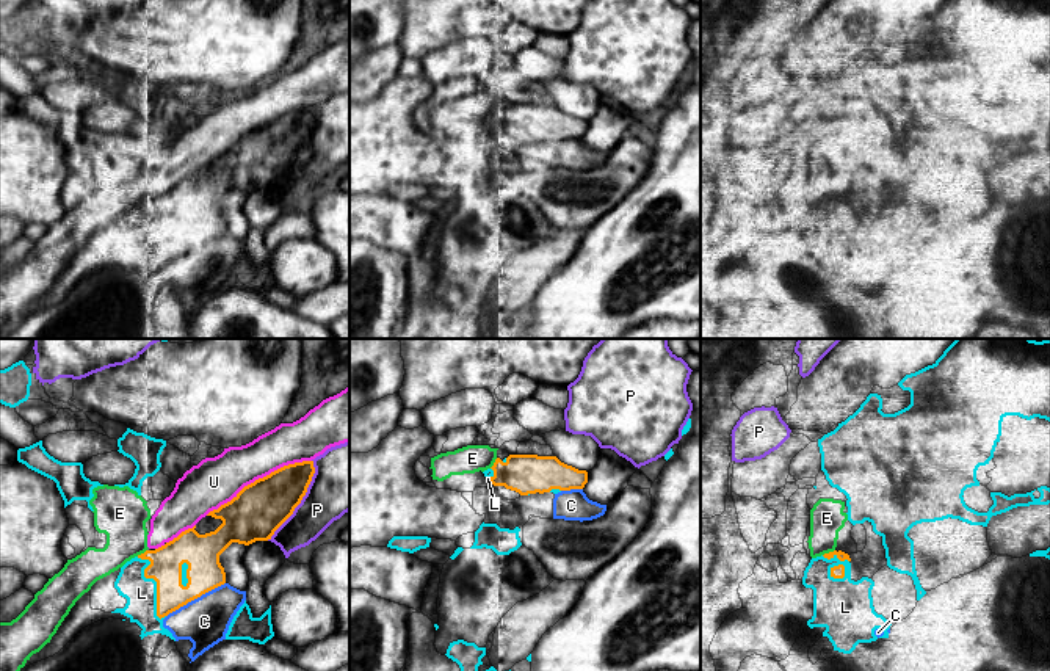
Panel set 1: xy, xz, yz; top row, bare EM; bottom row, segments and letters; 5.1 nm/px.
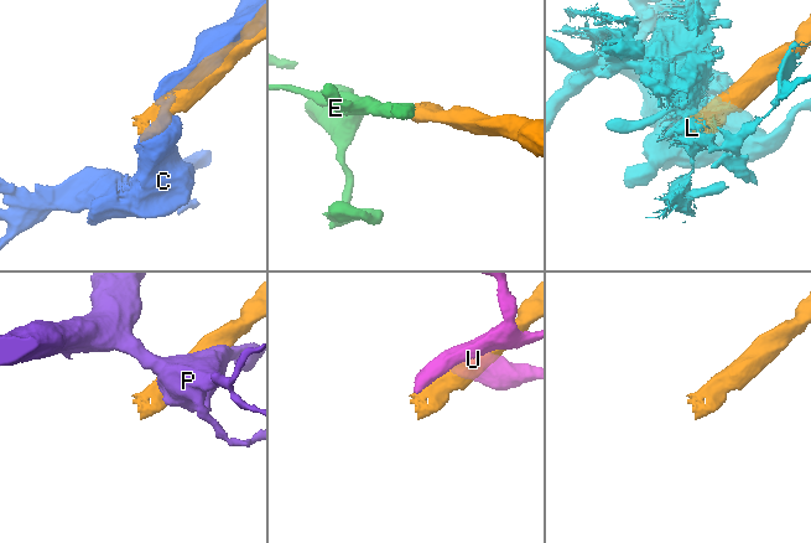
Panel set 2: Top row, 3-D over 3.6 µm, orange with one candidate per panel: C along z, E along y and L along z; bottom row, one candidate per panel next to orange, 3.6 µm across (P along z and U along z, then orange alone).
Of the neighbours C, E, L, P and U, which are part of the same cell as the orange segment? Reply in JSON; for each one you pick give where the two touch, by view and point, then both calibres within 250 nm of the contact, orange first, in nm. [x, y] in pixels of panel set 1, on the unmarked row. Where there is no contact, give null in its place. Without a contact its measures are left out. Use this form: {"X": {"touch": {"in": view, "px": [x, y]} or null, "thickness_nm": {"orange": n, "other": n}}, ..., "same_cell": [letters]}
{"same_cell": []}

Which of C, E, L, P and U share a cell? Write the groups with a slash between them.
C / E U / L / P

